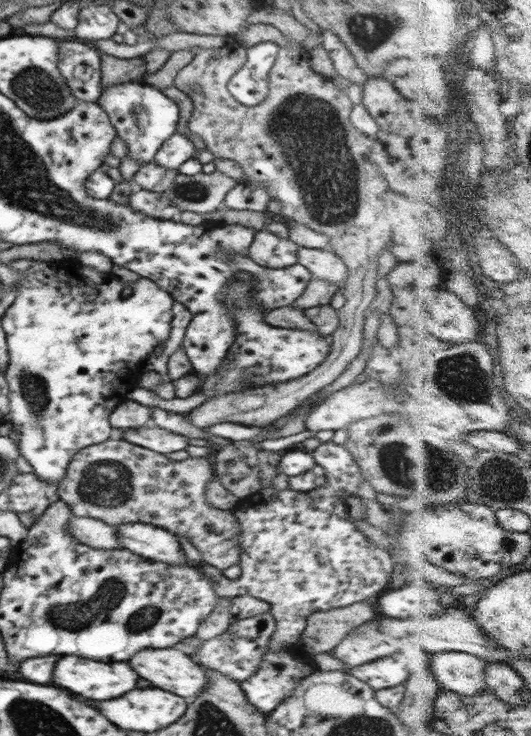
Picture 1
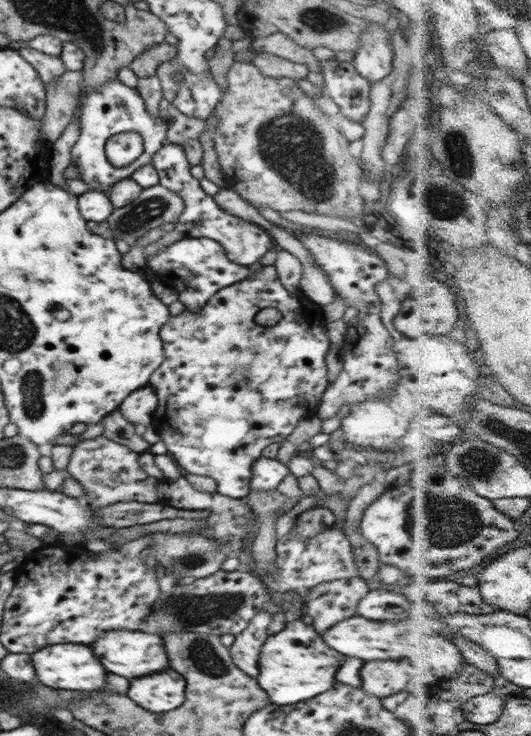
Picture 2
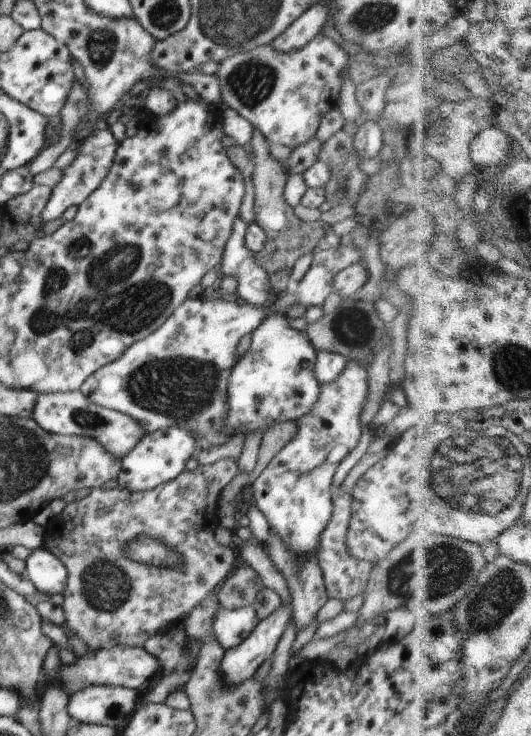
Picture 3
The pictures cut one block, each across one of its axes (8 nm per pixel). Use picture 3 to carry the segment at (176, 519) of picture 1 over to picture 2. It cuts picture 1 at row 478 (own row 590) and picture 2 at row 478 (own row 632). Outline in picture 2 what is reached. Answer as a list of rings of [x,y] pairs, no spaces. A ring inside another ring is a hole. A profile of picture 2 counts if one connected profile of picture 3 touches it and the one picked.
[[[103,435],[80,441],[72,451],[67,465],[68,476],[78,481],[86,489],[83,501],[94,506],[108,506],[115,502],[159,502],[157,497],[158,479],[148,476],[138,464],[140,454],[116,444]]]

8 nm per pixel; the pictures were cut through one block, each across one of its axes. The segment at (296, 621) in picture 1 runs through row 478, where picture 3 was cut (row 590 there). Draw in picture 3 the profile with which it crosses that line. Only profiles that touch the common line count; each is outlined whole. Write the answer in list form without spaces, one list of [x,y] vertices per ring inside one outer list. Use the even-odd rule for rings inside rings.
[[[364,422],[361,428],[361,438],[358,445],[348,454],[348,457],[338,466],[334,480],[332,482],[332,502],[334,502],[332,514],[328,525],[320,534],[318,540],[317,560],[322,570],[322,576],[325,583],[326,593],[329,600],[336,599],[345,603],[354,596],[361,594],[366,588],[370,572],[374,564],[364,560],[358,560],[354,556],[348,554],[346,548],[346,532],[350,523],[350,514],[352,513],[352,495],[350,491],[342,488],[342,482],[346,480],[346,476],[350,474],[350,470],[354,468],[354,464],[366,454],[370,442],[375,438],[378,431]]]

